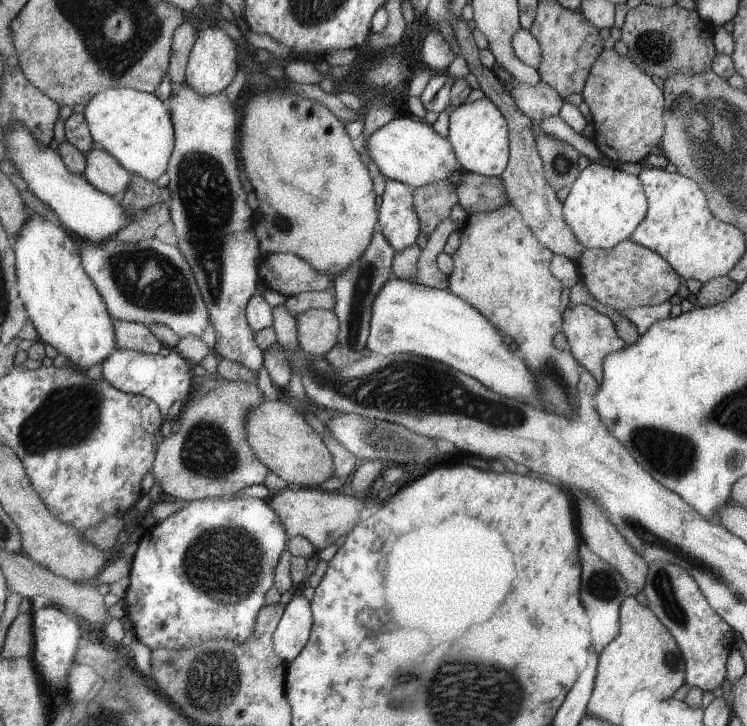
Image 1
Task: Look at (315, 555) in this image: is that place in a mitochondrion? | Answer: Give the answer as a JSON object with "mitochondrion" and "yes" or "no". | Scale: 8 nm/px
{"mitochondrion":"no"}

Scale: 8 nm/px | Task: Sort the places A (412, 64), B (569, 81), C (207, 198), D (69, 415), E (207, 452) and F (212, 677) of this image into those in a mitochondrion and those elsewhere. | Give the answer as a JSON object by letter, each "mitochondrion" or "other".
{"A":"other","B":"other","C":"mitochondrion","D":"mitochondrion","E":"mitochondrion","F":"mitochondrion"}

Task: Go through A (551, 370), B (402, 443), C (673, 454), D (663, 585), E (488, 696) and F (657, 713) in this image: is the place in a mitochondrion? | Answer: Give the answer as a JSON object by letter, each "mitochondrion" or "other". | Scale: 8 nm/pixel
{"A":"mitochondrion","B":"mitochondrion","C":"mitochondrion","D":"mitochondrion","E":"mitochondrion","F":"other"}

